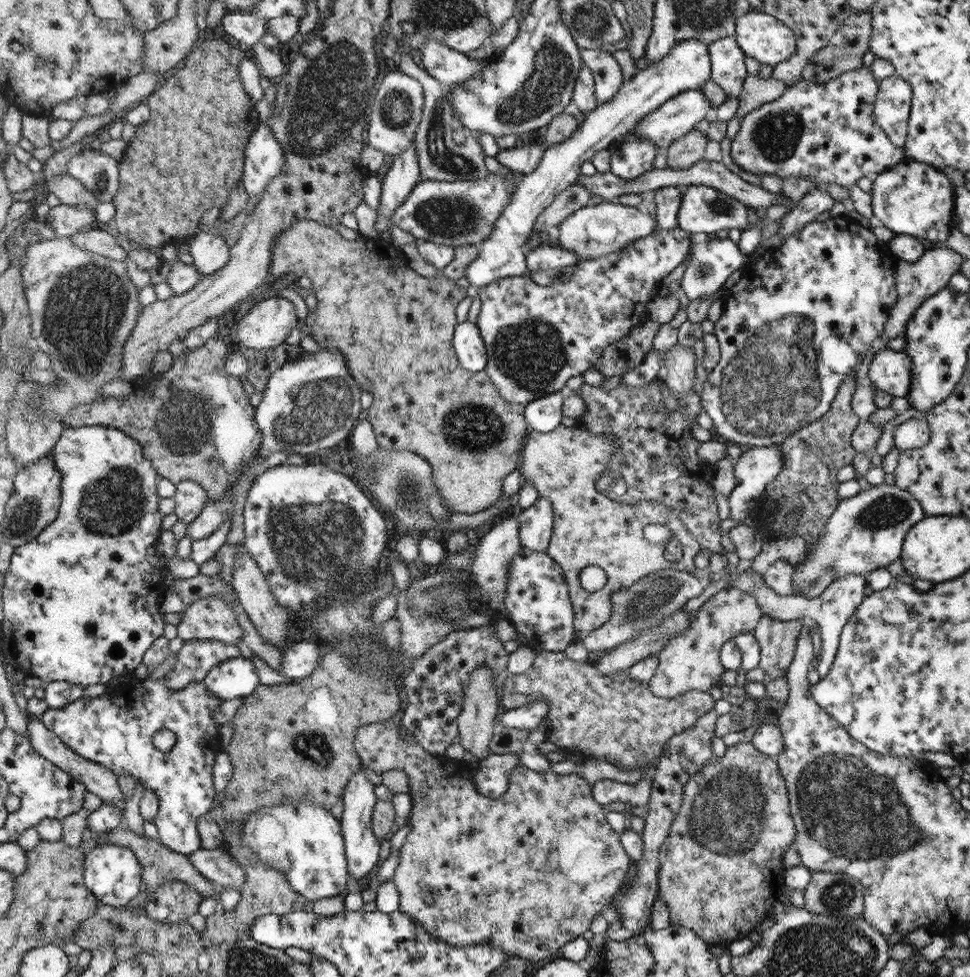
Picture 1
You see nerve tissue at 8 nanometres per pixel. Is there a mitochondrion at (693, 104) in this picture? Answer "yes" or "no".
no

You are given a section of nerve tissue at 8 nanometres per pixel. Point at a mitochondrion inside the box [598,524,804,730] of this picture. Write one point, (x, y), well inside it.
(647, 601)

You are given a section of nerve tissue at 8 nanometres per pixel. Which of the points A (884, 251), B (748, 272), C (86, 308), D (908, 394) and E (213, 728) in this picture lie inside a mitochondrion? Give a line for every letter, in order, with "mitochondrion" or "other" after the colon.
A: other
B: other
C: mitochondrion
D: other
E: other

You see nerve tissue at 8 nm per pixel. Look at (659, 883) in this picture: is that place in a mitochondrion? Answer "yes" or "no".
no

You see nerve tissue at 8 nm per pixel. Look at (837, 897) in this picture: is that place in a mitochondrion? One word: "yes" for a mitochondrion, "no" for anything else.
yes

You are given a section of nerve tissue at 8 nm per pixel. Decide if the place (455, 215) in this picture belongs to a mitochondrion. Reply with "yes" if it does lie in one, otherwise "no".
yes

